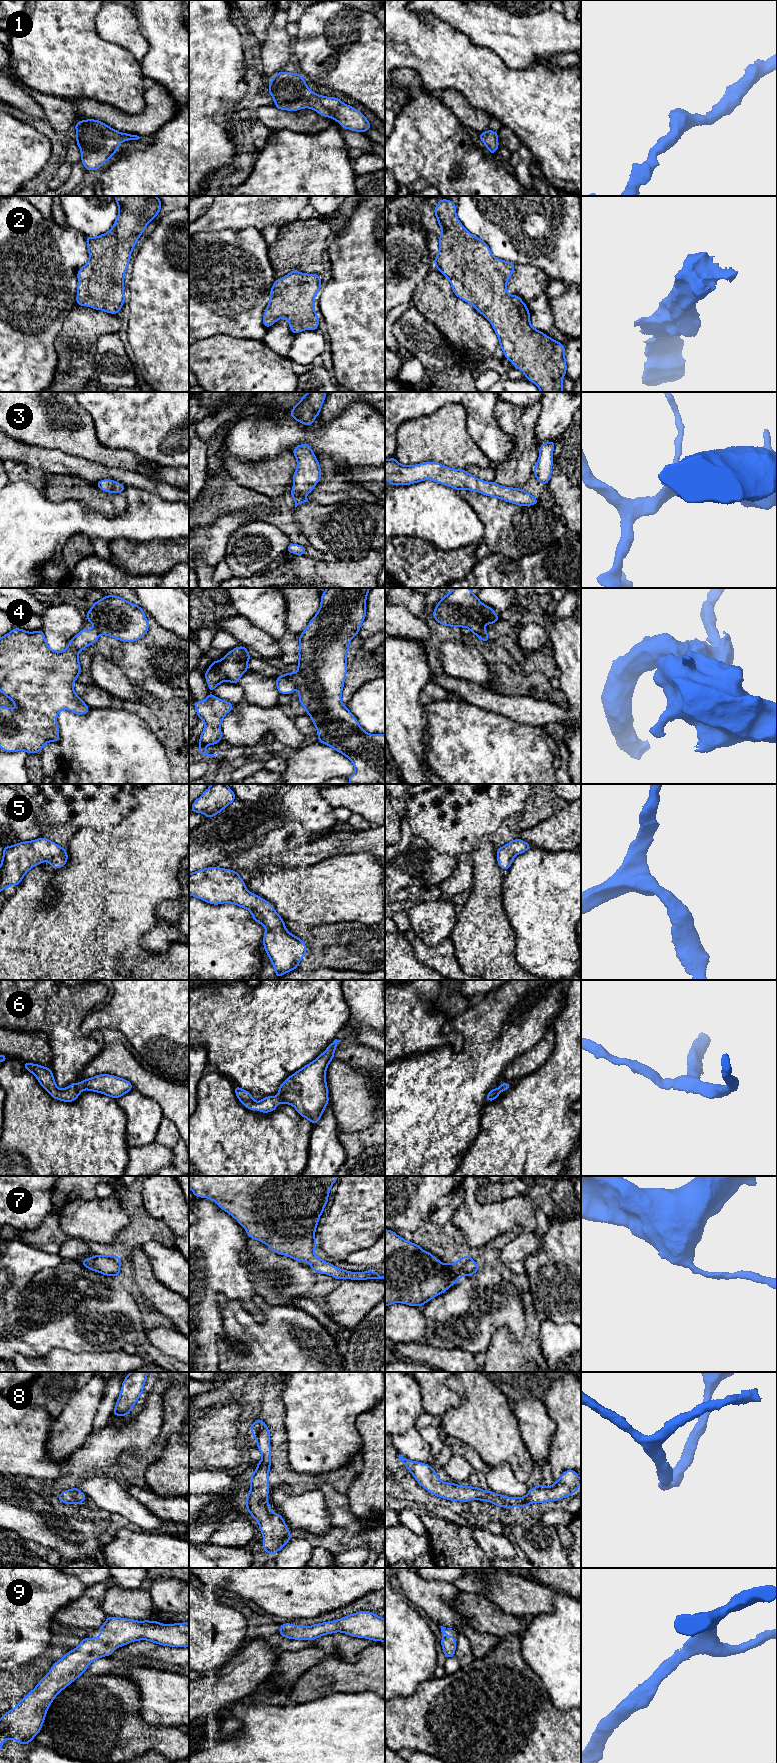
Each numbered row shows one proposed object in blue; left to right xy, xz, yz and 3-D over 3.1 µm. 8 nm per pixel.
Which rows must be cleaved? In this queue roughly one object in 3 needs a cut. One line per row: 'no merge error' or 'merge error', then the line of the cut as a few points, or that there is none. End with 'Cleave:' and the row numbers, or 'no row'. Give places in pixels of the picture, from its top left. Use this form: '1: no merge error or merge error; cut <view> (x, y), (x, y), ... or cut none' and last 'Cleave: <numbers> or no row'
1: no merge error; cut none
2: no merge error; cut none
3: no merge error; cut none
4: merge error; cut xz (283, 675), (295, 688)
5: no merge error; cut none
6: no merge error; cut none
7: no merge error; cut none
8: no merge error; cut none
9: no merge error; cut none
Cleave: 4

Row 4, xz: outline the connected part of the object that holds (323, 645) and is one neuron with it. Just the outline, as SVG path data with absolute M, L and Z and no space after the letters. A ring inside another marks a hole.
M327 588L322 592L318 612L299 635L298 671L284 675L299 691L298 700L317 729L318 742L343 754L354 765L356 772L347 778L350 784L385 784L385 734L364 731L341 701L349 642L358 635L366 617L369 591L370 588Z

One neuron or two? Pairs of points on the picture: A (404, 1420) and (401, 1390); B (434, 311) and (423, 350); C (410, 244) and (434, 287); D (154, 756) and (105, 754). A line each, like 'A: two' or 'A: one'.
A: one
B: two
C: two
D: one

